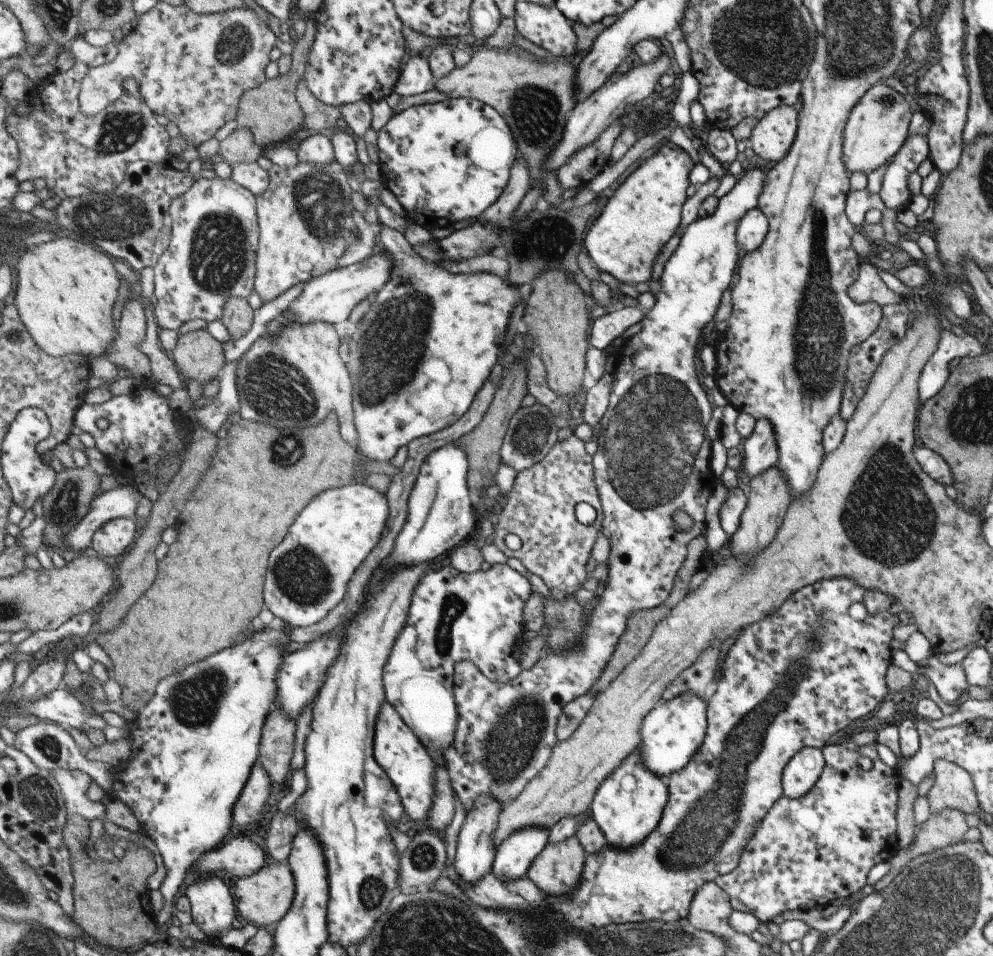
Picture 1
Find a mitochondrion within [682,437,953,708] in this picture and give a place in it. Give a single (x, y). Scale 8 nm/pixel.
(888, 516)

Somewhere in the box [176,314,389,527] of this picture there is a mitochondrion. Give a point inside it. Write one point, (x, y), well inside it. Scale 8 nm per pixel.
(275, 388)

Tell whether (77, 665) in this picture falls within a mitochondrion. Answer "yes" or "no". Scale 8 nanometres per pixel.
no

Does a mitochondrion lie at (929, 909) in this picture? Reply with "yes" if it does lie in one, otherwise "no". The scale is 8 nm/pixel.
yes

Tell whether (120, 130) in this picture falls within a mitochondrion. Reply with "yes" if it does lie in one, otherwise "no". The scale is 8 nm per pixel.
yes

